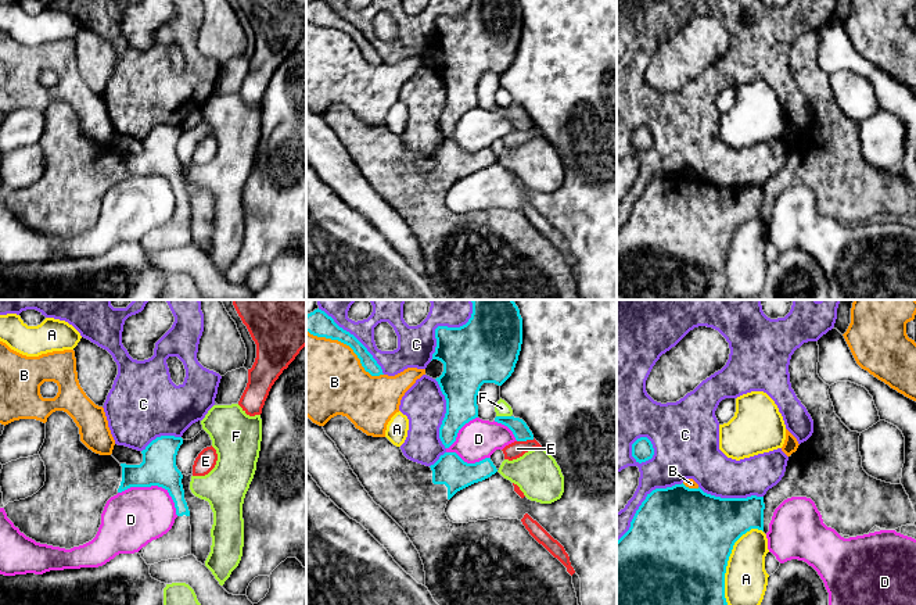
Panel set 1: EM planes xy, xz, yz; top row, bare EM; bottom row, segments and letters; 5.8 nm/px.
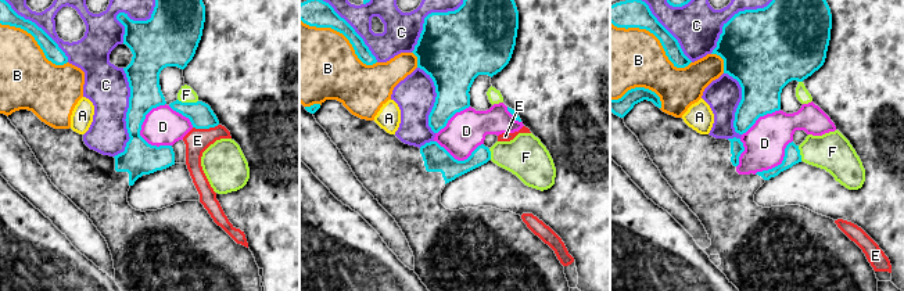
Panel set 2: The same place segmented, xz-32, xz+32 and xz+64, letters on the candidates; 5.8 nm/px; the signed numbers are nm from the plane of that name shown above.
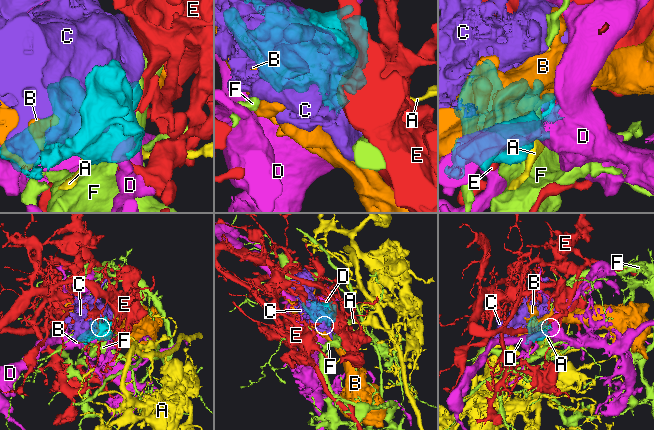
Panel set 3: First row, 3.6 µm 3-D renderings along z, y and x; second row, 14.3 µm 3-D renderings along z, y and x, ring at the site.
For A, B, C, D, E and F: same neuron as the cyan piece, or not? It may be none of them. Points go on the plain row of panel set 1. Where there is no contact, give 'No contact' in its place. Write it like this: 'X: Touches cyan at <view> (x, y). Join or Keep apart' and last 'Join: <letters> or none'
A: Touches cyan at yz (728, 249). Keep apart
B: Touches cyan at xz (348, 33). Keep apart
C: Touches cyan at yz (643, 190). Keep apart
D: Touches cyan at xy (154, 174). Keep apart
E: Touches cyan at xz (525, 129). Keep apart
F: Touches cyan at xz (503, 106). Keep apart
Join: none

